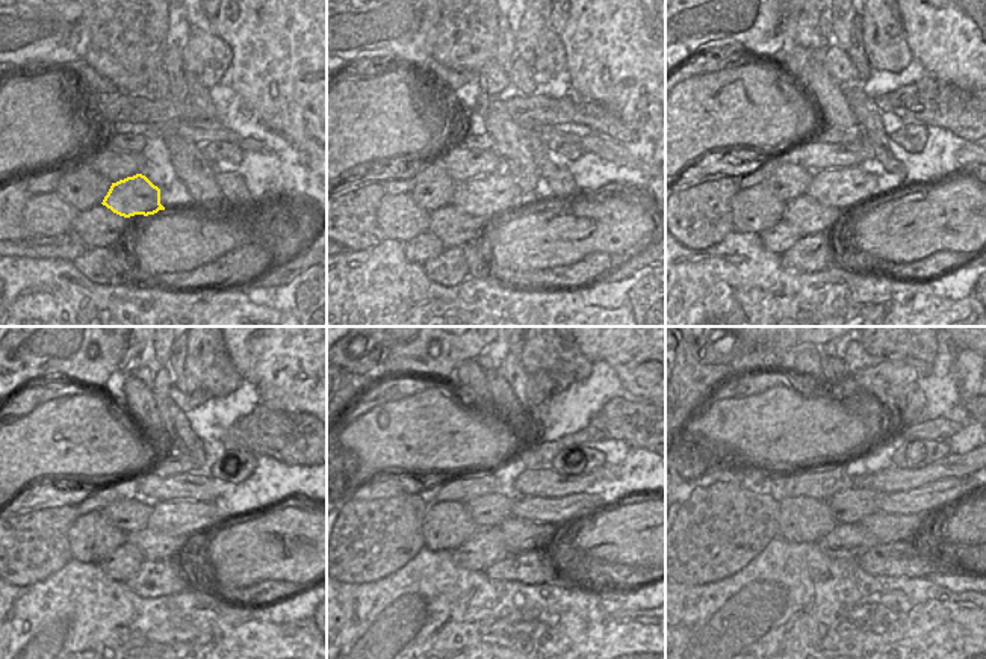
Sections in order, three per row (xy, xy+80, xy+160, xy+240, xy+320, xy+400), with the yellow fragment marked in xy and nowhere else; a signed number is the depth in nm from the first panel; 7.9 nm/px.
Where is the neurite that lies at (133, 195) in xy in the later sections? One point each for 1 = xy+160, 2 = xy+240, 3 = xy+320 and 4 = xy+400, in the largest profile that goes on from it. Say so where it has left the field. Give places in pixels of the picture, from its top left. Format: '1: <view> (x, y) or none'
1: xy+160 (844, 186)
2: xy+240 (179, 517)
3: xy+320 (545, 510)
4: xy+400 (935, 496)

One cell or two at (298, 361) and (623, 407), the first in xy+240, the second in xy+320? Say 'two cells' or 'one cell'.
two cells

